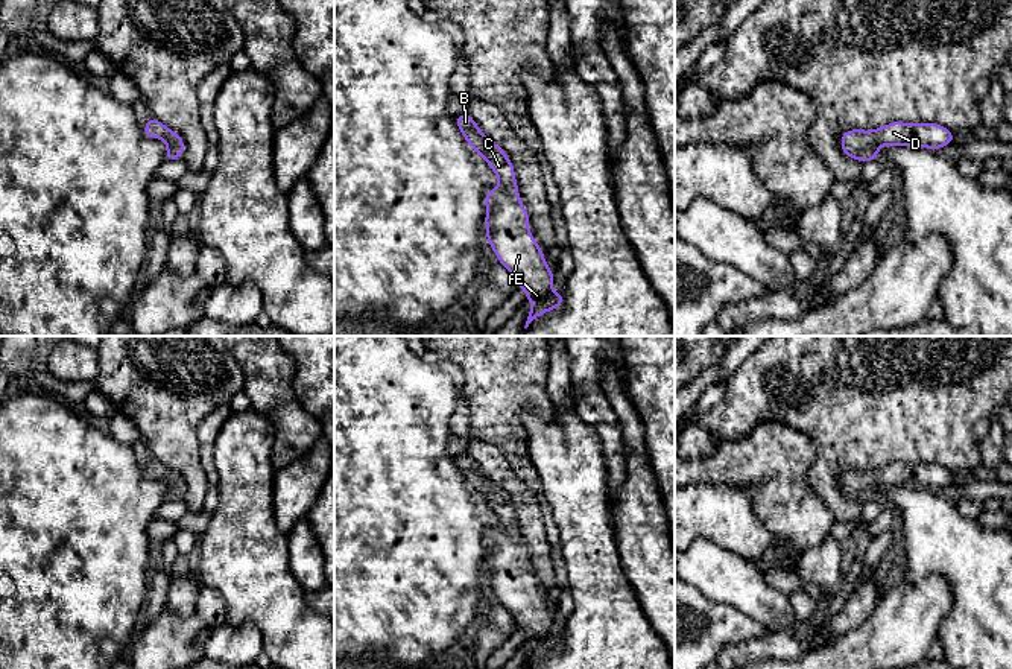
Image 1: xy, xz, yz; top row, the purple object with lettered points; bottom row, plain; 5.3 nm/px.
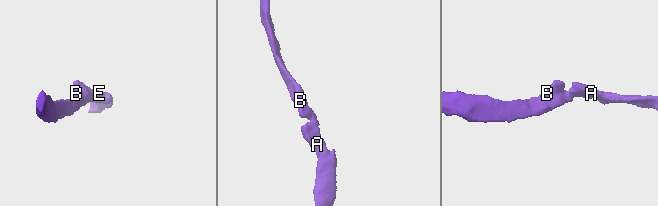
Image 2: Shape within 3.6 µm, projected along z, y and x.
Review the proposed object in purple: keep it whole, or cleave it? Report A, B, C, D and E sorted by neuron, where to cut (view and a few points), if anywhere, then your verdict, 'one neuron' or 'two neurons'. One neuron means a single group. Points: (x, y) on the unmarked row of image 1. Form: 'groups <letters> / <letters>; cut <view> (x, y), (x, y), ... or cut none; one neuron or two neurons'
groups A B C D E; cut none; one neuron

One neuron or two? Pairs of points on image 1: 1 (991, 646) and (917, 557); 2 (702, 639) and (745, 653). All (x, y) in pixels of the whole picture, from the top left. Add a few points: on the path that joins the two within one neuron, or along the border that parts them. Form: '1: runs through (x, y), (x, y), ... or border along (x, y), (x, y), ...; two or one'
1: runs through (973, 619), (971, 592), (944, 564); one
2: border along (760, 637), (728, 643), (719, 653); two

